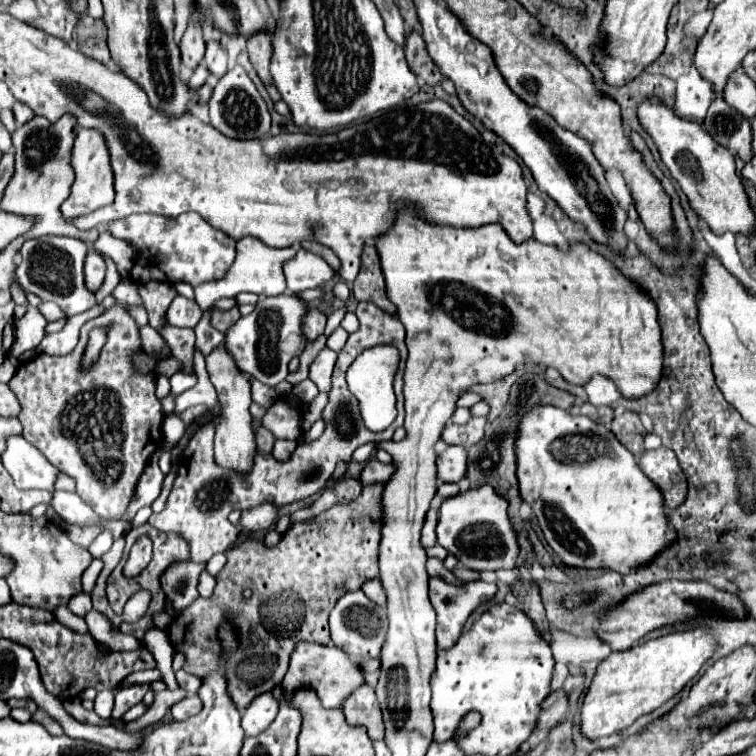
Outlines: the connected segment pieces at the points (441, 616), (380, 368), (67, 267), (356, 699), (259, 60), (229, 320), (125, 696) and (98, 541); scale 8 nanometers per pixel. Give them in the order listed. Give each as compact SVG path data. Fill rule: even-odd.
M429 577L429 600L433 602L435 610L437 610L437 646L439 648L453 648L461 636L461 630L467 622L467 618L485 602L493 600L497 594L497 586L495 584L487 584L483 580L475 580L475 582L465 582L461 586L457 584L449 584L440 577Z
M375 346L359 354L347 370L347 384L363 408L363 423L372 432L388 428L397 416L396 395L393 388L395 370L399 364L399 350L395 346Z
M51 234L25 240L25 244L19 250L21 264L17 266L17 278L27 292L37 294L41 300L51 300L51 302L59 304L67 316L75 316L75 314L81 314L81 312L89 310L91 306L95 306L95 296L87 290L85 280L83 280L83 262L81 260L85 256L83 256L83 252L75 256L75 252L71 252L73 246L69 246L65 264L63 264L63 256L61 256L59 270L57 270L57 244L85 244L85 242L81 242L79 238L71 238L71 236L51 236Z
M361 686L361 690L355 690L349 700L345 700L343 714L351 726L365 726L369 730L371 740L383 740L385 738L385 726L383 726L383 714L379 708L379 702L375 698L373 688Z
M259 30L257 34L249 36L247 40L247 50L249 50L249 60L255 68L255 72L259 74L259 78L263 80L269 96L273 102L281 100L281 94L279 90L275 88L273 84L273 78L269 74L269 60L271 60L271 54L273 54L273 48L271 48L271 34L269 30Z
M213 308L211 310L211 326L219 332L227 332L229 326L233 326L233 322L237 322L237 318L241 316L237 308L231 308L231 310L235 310L235 312L223 312L223 310Z
M135 684L135 686L131 686L131 688L119 690L119 692L115 694L115 706L113 706L111 718L113 718L113 720L121 720L121 716L123 716L131 706L139 704L149 690L151 690L149 684Z
M101 532L101 534L91 542L89 552L91 552L93 558L101 558L101 556L111 548L111 544L113 544L111 534L109 534L109 532Z

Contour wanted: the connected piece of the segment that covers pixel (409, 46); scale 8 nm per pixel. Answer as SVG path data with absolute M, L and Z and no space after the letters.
M413 32L407 34L405 54L407 54L407 64L409 64L411 72L415 76L419 76L425 84L435 86L435 84L441 84L445 80L445 76L441 74L441 70L437 68L437 64L429 56L425 40L423 40L423 36L419 32L417 34L413 34Z

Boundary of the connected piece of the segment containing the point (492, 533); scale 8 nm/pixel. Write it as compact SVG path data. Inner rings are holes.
M479 486L447 498L439 510L437 540L445 546L463 566L473 570L499 570L515 566L519 558L519 534L507 514L509 502L493 490L493 486Z

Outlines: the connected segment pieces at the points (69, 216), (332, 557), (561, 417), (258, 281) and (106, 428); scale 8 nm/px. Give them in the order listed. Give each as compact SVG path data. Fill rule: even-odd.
M93 128L79 130L73 146L73 158L71 166L75 170L75 182L71 186L69 198L61 204L61 214L65 220L73 220L77 216L85 216L101 206L107 206L115 198L115 188L113 188L113 168L111 168L111 156L109 156L109 146L107 140L101 132Z
M385 482L367 484L355 500L319 512L309 520L295 522L275 546L267 546L259 538L247 538L229 548L229 564L223 568L223 576L217 576L215 594L207 600L195 600L171 626L171 640L177 624L185 628L183 640L173 642L175 650L187 656L185 672L197 678L207 678L217 670L223 672L227 694L239 712L257 694L277 688L287 674L289 662L269 662L269 658L289 658L289 654L277 654L277 650L295 650L297 640L309 642L309 634L325 634L329 606L335 606L347 590L359 590L367 580L379 576L377 548L383 528L383 488ZM293 578L311 580L305 584L305 580ZM245 590L251 592L249 598L243 598ZM223 620L231 620L237 626L237 656L221 652L219 624ZM251 636L257 640L255 644L251 644Z
M537 406L525 422L517 438L517 478L521 498L533 508L547 544L565 566L631 574L649 566L663 550L671 548L679 534L669 526L663 510L661 490L641 472L633 454L615 438L615 434L587 416L571 416L555 406Z
M245 236L237 242L237 258L225 278L205 282L195 288L195 302L199 304L201 310L209 310L219 298L233 298L239 292L255 292L255 294L265 294L265 296L277 296L285 292L285 272L283 264L295 258L297 250L293 246L289 248L271 248L265 246L261 240L253 236Z
M133 280L119 282L113 290L113 296L119 304L107 310L103 316L89 320L81 328L79 344L73 352L65 356L51 356L51 354L37 354L33 360L23 362L15 376L9 380L9 388L17 394L23 410L19 420L23 426L23 438L29 440L37 450L41 450L47 460L57 466L67 476L75 478L77 494L89 504L99 516L109 520L119 520L131 500L131 490L137 484L145 464L149 462L151 454L161 448L161 422L165 418L159 400L155 396L155 380L153 376L141 376L133 372L131 354L141 348L139 344L139 328L133 318L123 310L125 304L141 304L137 294L137 284ZM95 326L109 326L109 338L101 350L99 360L93 364L91 372L79 372L81 354L85 350L89 330Z

